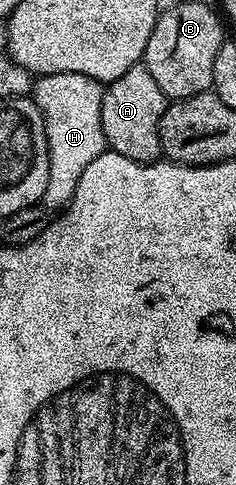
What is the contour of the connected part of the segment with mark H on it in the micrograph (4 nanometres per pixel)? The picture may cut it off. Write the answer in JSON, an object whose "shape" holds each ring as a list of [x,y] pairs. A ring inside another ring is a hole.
{"shape":[[[54,74],[41,76],[35,81],[34,99],[44,115],[50,158],[50,178],[44,191],[43,207],[63,209],[72,199],[78,178],[82,178],[82,170],[106,151],[102,134],[103,97],[101,81],[82,74]]]}

